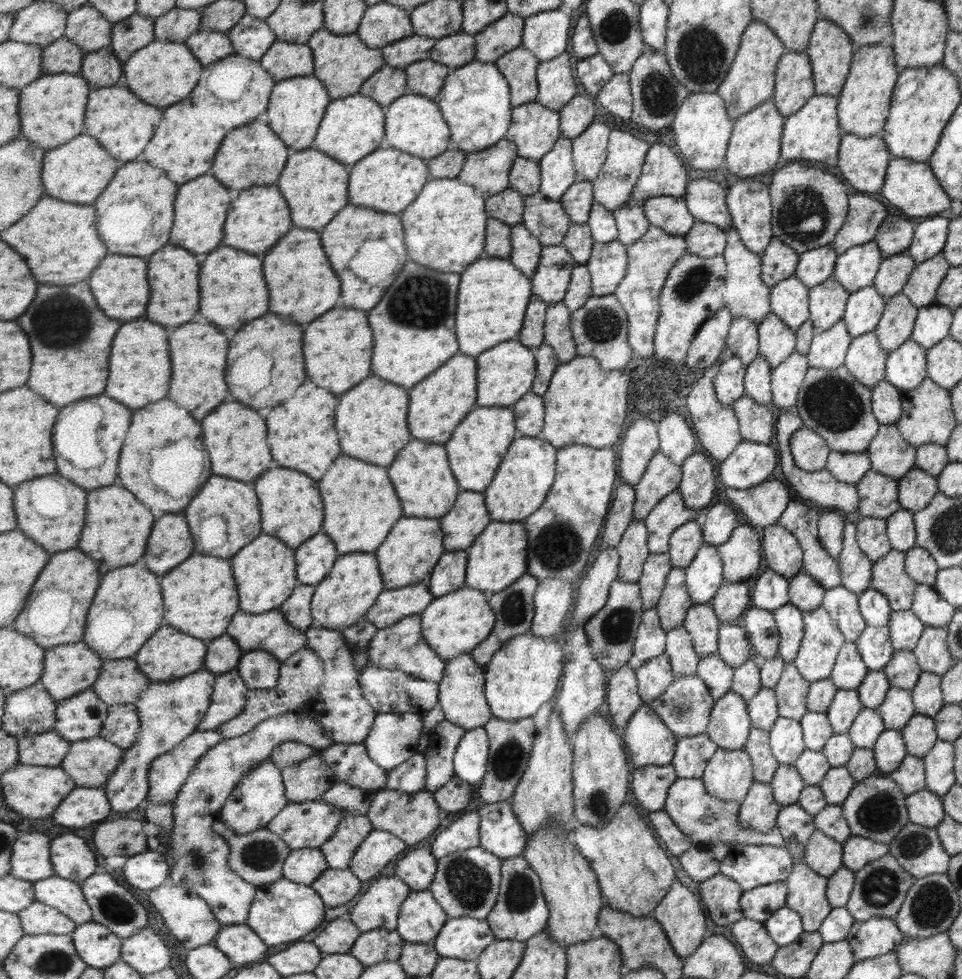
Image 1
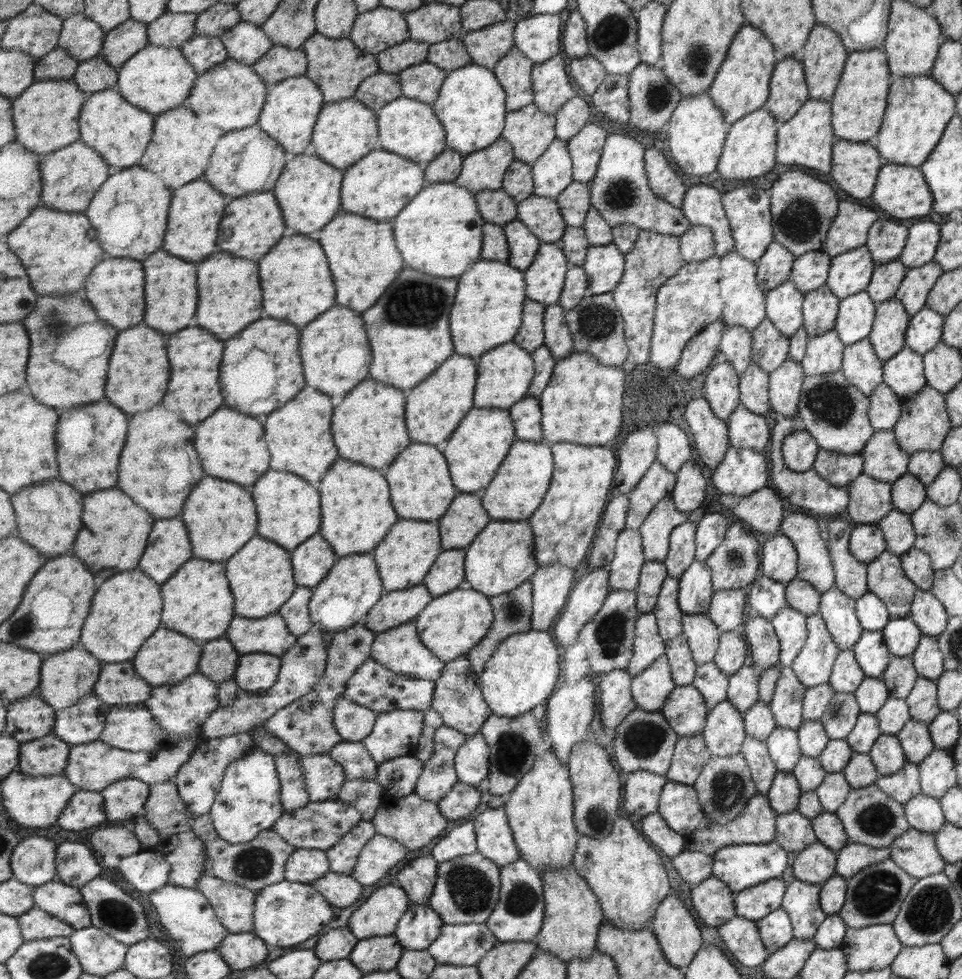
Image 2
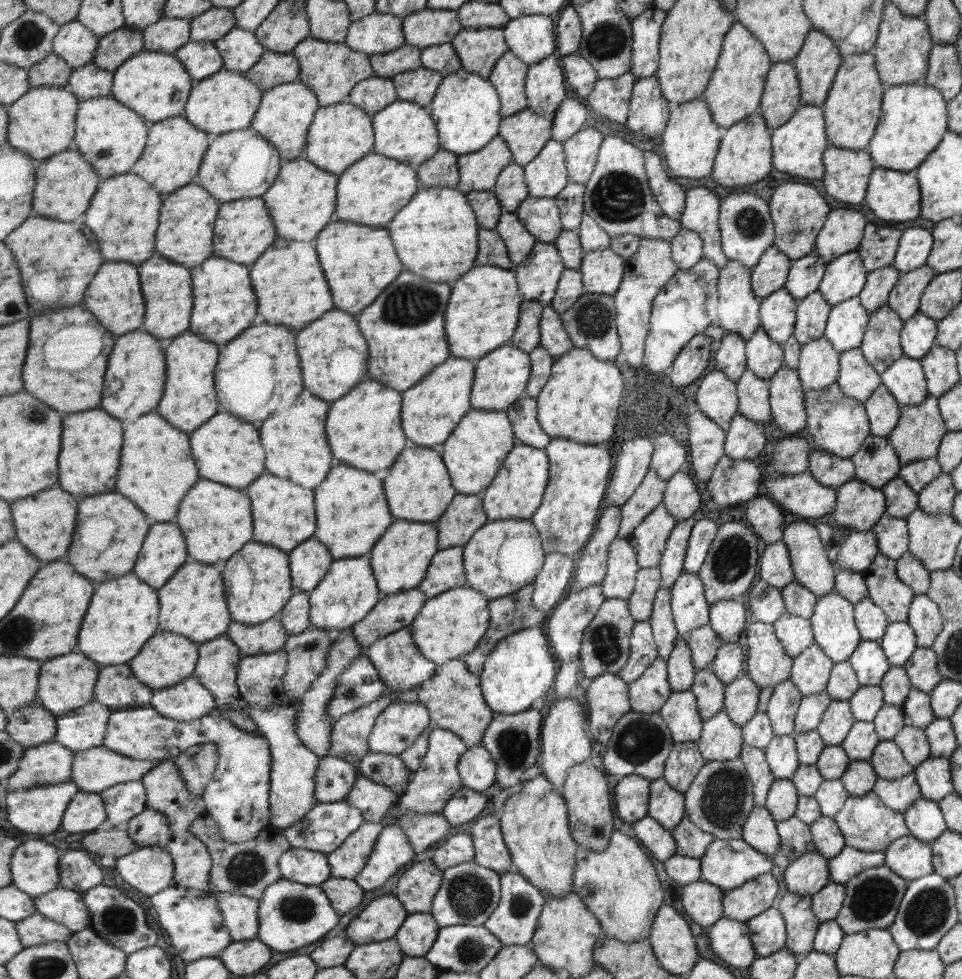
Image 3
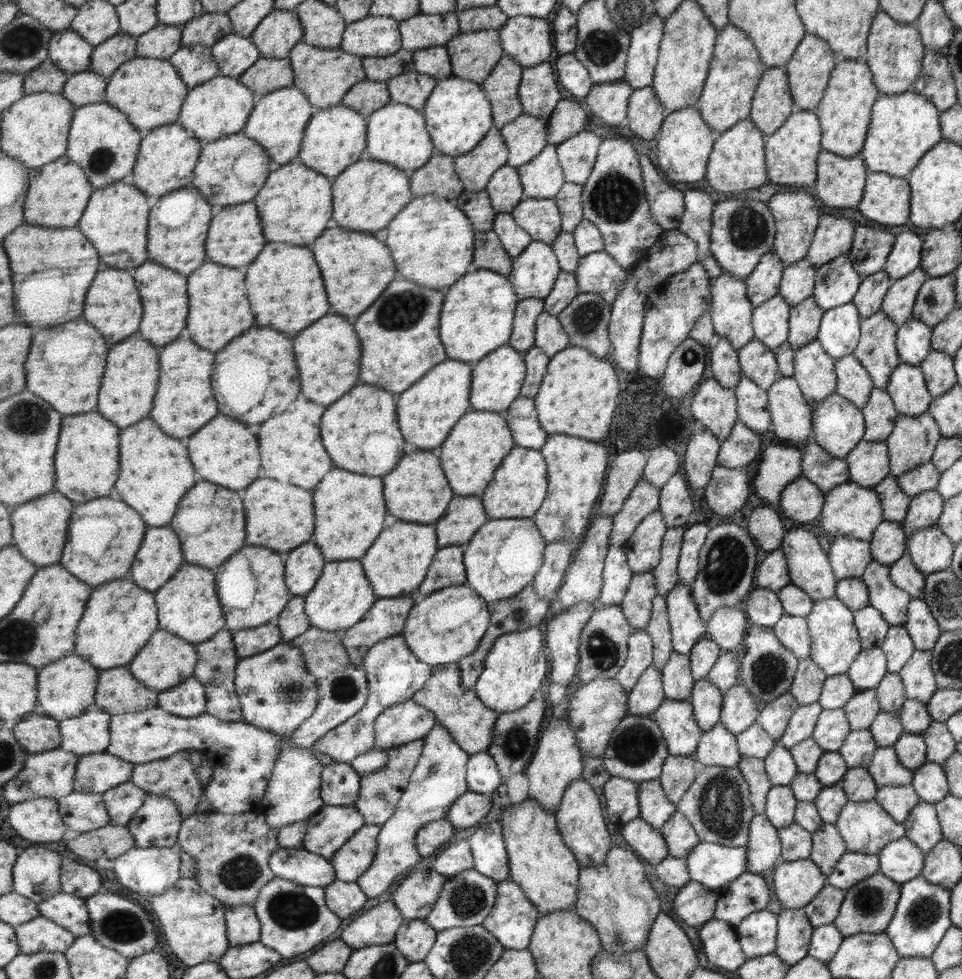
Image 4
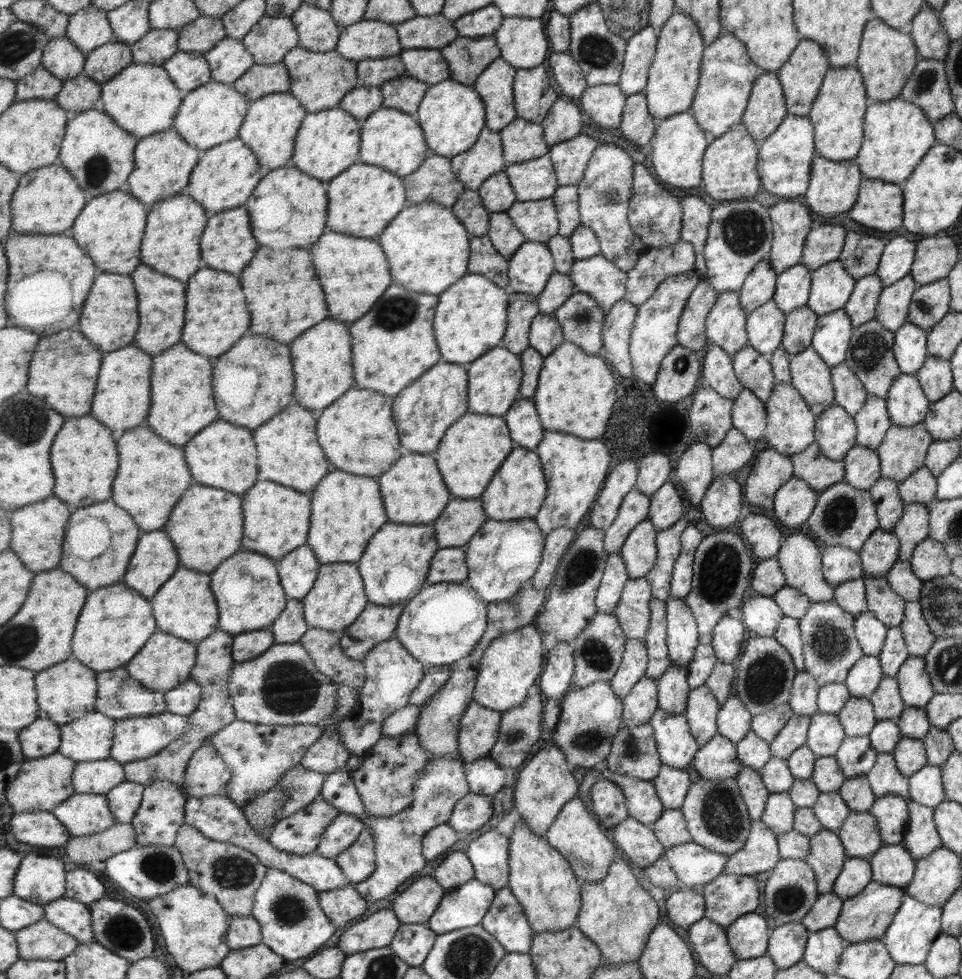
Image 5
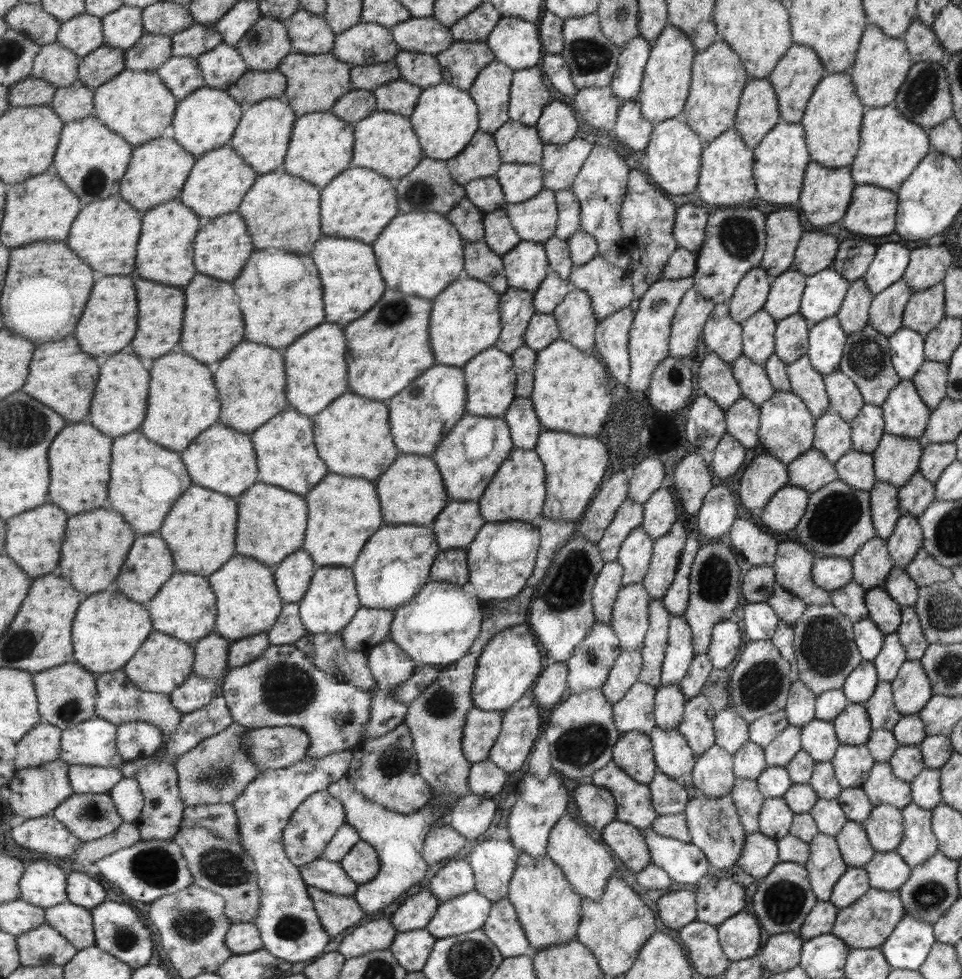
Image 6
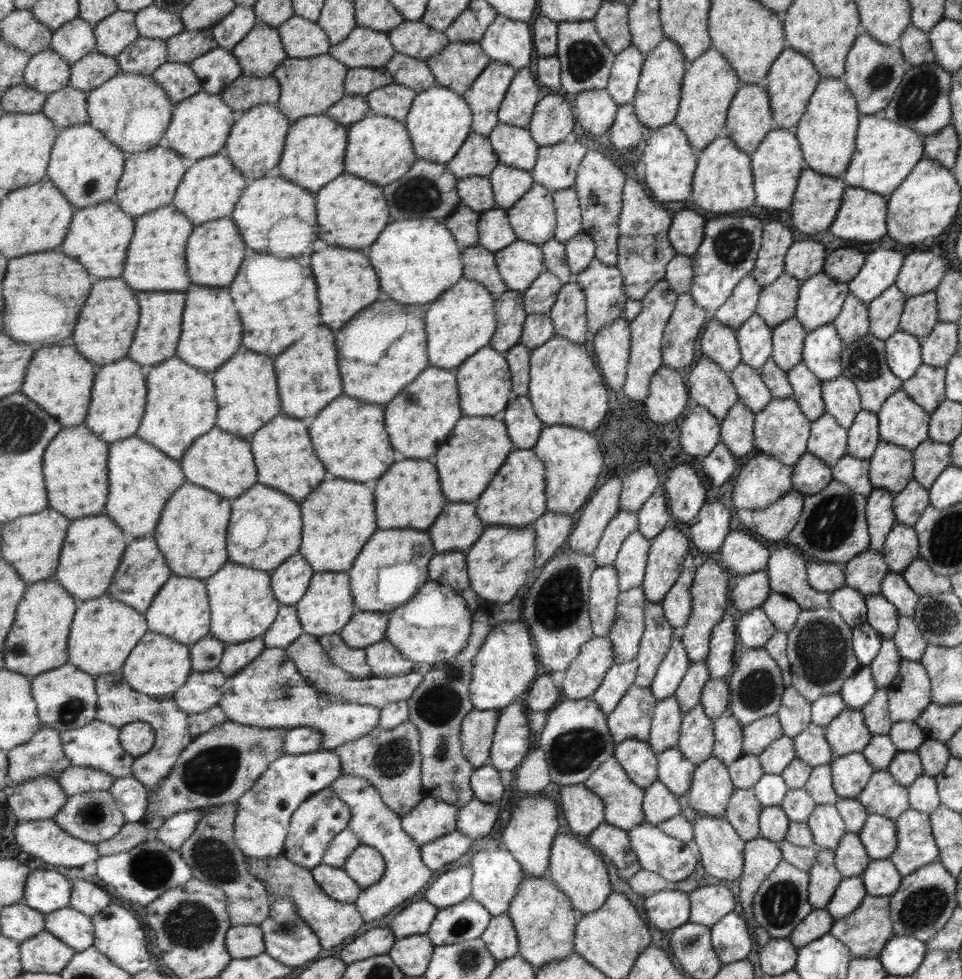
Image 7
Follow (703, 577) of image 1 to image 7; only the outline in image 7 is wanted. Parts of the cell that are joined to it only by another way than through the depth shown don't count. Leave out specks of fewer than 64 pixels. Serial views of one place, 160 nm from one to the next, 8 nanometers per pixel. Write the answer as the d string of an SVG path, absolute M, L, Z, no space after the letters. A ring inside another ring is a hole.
M676 631L672 639L672 648L669 649L667 656L661 663L656 675L656 681L650 686L658 700L669 698L676 694L679 685L684 682L692 663L684 641Z

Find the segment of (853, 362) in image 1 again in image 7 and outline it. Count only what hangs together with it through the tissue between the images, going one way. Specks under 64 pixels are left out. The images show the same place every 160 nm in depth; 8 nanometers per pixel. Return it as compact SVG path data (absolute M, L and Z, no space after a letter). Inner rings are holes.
M843 375L820 381L824 413L829 414L838 426L849 428L853 418L862 410L853 382Z

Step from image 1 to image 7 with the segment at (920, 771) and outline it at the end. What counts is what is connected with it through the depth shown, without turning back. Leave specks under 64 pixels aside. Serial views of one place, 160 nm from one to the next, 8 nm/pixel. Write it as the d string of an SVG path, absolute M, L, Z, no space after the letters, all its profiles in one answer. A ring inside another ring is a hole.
M868 814L857 833L870 860L883 860L896 848L895 821L879 814Z

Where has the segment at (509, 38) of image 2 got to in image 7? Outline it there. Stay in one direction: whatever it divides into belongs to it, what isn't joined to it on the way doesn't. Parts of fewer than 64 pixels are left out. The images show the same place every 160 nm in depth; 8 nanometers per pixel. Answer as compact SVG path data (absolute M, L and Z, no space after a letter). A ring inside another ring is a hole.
M450 43L435 57L426 59L437 82L463 95L491 64L480 43Z

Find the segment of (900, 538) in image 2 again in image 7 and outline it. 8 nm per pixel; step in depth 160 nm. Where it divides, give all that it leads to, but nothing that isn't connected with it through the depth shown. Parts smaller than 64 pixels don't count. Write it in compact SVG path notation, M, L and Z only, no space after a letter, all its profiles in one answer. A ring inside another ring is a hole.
M870 548L850 558L846 563L841 565L841 569L844 574L844 586L855 589L863 596L879 593L882 578L889 572L880 551L871 550Z

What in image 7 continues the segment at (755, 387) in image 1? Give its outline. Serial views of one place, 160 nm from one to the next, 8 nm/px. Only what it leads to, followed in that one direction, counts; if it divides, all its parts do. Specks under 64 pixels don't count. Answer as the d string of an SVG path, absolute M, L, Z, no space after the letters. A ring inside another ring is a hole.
M740 401L721 423L721 441L726 444L737 458L745 456L754 447L751 436L753 412Z

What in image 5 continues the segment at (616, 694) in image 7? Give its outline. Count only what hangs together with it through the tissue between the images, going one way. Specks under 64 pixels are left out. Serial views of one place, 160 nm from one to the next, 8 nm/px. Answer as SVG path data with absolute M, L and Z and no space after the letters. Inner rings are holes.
M628 639L620 670L610 681L621 698L629 696L633 687L646 676L649 661L648 645L644 639Z

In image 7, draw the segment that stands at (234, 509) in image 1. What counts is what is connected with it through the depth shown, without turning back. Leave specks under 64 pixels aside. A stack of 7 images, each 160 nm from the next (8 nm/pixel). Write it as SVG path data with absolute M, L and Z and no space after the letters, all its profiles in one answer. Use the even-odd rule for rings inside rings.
M187 481L165 506L161 526L157 526L157 544L165 550L169 566L177 576L205 580L217 574L229 560L227 526L231 520L231 500L216 491Z

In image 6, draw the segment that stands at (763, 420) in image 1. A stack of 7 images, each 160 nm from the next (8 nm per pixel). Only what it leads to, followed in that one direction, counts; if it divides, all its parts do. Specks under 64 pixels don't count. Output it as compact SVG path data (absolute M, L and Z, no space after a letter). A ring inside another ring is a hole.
M731 434L725 437L717 445L712 460L712 472L715 478L729 478L733 476L745 460L745 448Z

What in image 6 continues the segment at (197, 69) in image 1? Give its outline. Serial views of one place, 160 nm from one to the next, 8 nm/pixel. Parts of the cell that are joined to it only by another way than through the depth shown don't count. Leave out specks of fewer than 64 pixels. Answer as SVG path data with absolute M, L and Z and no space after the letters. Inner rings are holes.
M126 68L112 81L95 89L94 102L95 115L100 121L117 134L123 135L136 148L162 138L165 128L173 124L180 100L155 71L133 71Z

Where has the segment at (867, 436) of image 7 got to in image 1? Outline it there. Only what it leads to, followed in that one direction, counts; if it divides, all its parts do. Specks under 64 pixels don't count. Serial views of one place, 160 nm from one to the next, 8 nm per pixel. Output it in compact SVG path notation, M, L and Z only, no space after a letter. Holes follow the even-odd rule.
M881 379L871 389L871 411L879 425L897 423L901 417L900 392L893 384Z

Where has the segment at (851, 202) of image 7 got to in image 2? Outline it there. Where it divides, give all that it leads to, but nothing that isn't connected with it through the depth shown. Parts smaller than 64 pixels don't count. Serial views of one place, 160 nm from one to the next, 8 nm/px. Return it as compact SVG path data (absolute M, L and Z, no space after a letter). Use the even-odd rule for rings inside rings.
M882 164L876 174L875 186L870 196L877 208L897 219L923 216L932 210L931 193L918 166Z

